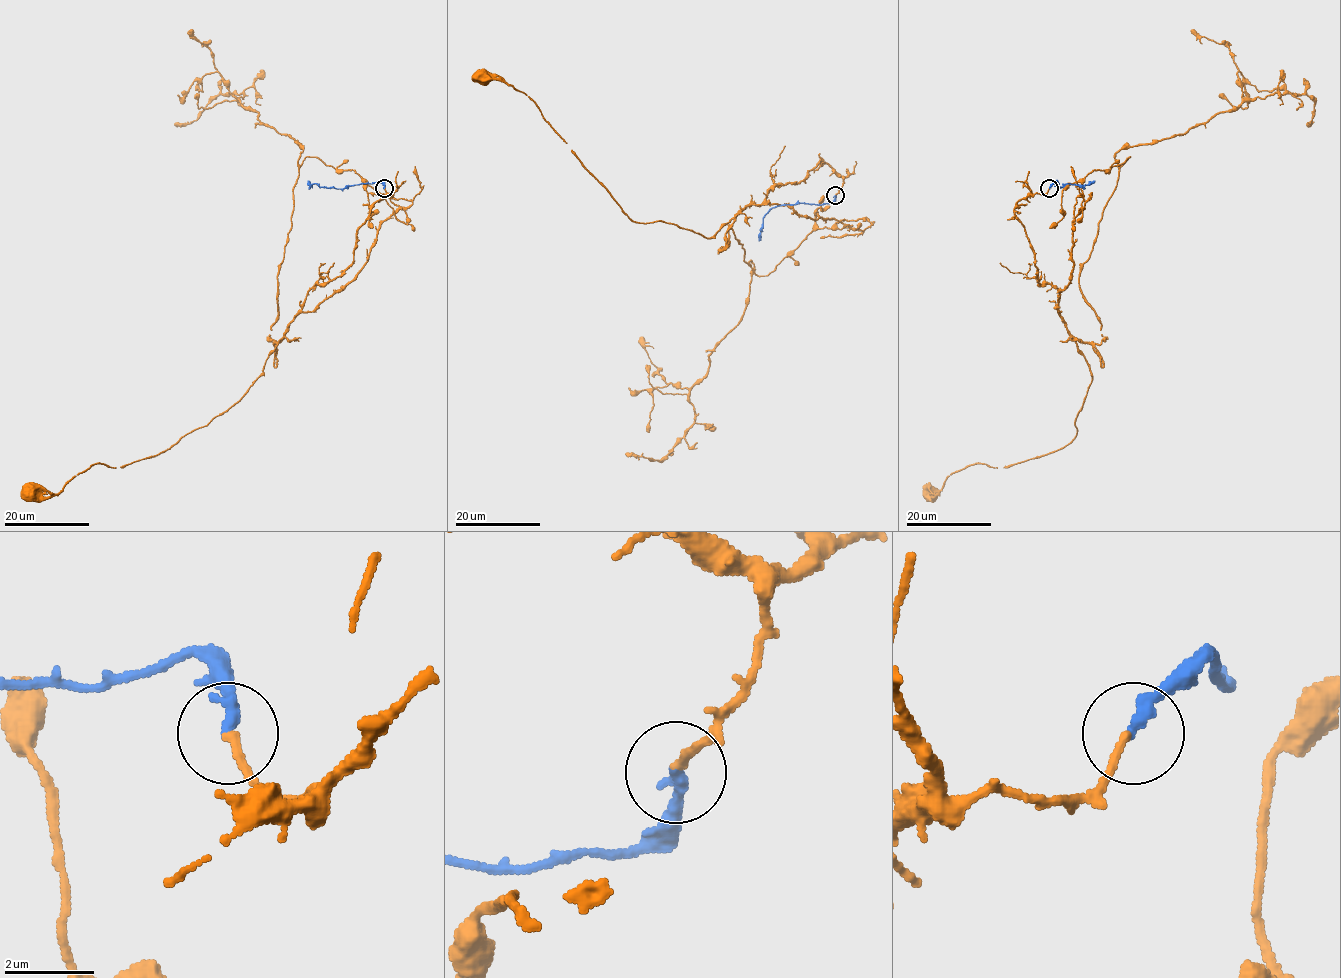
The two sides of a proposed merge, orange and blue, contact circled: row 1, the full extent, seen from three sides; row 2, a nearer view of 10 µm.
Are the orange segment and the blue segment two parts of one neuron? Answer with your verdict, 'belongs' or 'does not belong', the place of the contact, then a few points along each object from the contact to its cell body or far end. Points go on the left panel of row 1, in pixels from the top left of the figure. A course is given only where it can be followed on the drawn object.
belongs | (384, 188) | orange via (384, 188), (353, 262), (308, 291), (247, 392), (159, 454), (31, 490) | blue via (384, 188), (384, 183), (379, 181), (343, 188), (309, 185), (307, 181)

